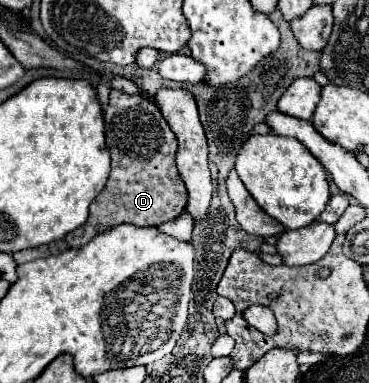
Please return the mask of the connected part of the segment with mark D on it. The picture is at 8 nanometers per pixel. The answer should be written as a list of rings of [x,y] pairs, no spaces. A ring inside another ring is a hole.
[[[110,92],[110,104],[104,112],[106,146],[112,156],[112,170],[104,190],[90,204],[86,224],[66,236],[72,248],[80,248],[96,234],[122,222],[134,226],[160,226],[178,218],[186,210],[188,192],[176,170],[178,142],[162,112],[142,96]]]

